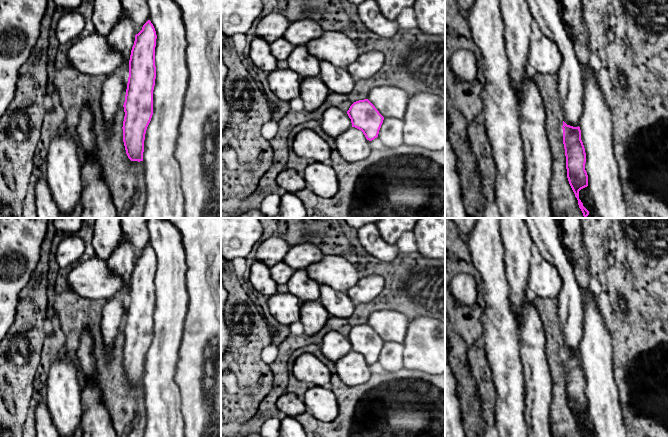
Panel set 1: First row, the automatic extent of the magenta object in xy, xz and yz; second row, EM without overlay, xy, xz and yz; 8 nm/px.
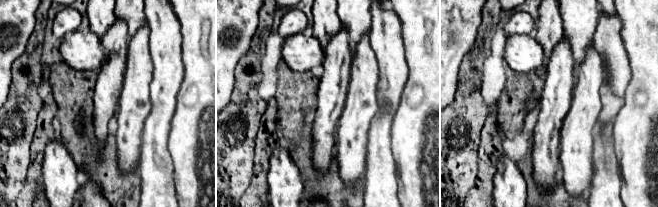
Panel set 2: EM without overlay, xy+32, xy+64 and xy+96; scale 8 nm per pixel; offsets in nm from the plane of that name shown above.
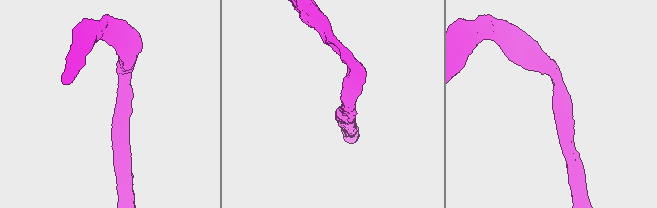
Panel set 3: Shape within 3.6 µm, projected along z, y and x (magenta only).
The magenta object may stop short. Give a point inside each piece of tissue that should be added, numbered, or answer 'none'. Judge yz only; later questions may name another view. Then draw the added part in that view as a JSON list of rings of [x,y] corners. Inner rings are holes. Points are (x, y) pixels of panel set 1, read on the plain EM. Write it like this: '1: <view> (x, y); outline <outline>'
none

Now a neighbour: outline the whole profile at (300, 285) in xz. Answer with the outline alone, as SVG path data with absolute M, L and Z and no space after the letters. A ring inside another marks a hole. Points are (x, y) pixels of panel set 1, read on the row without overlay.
M305 269L295 270L288 283L289 292L302 301L318 301L320 284L310 279Z

